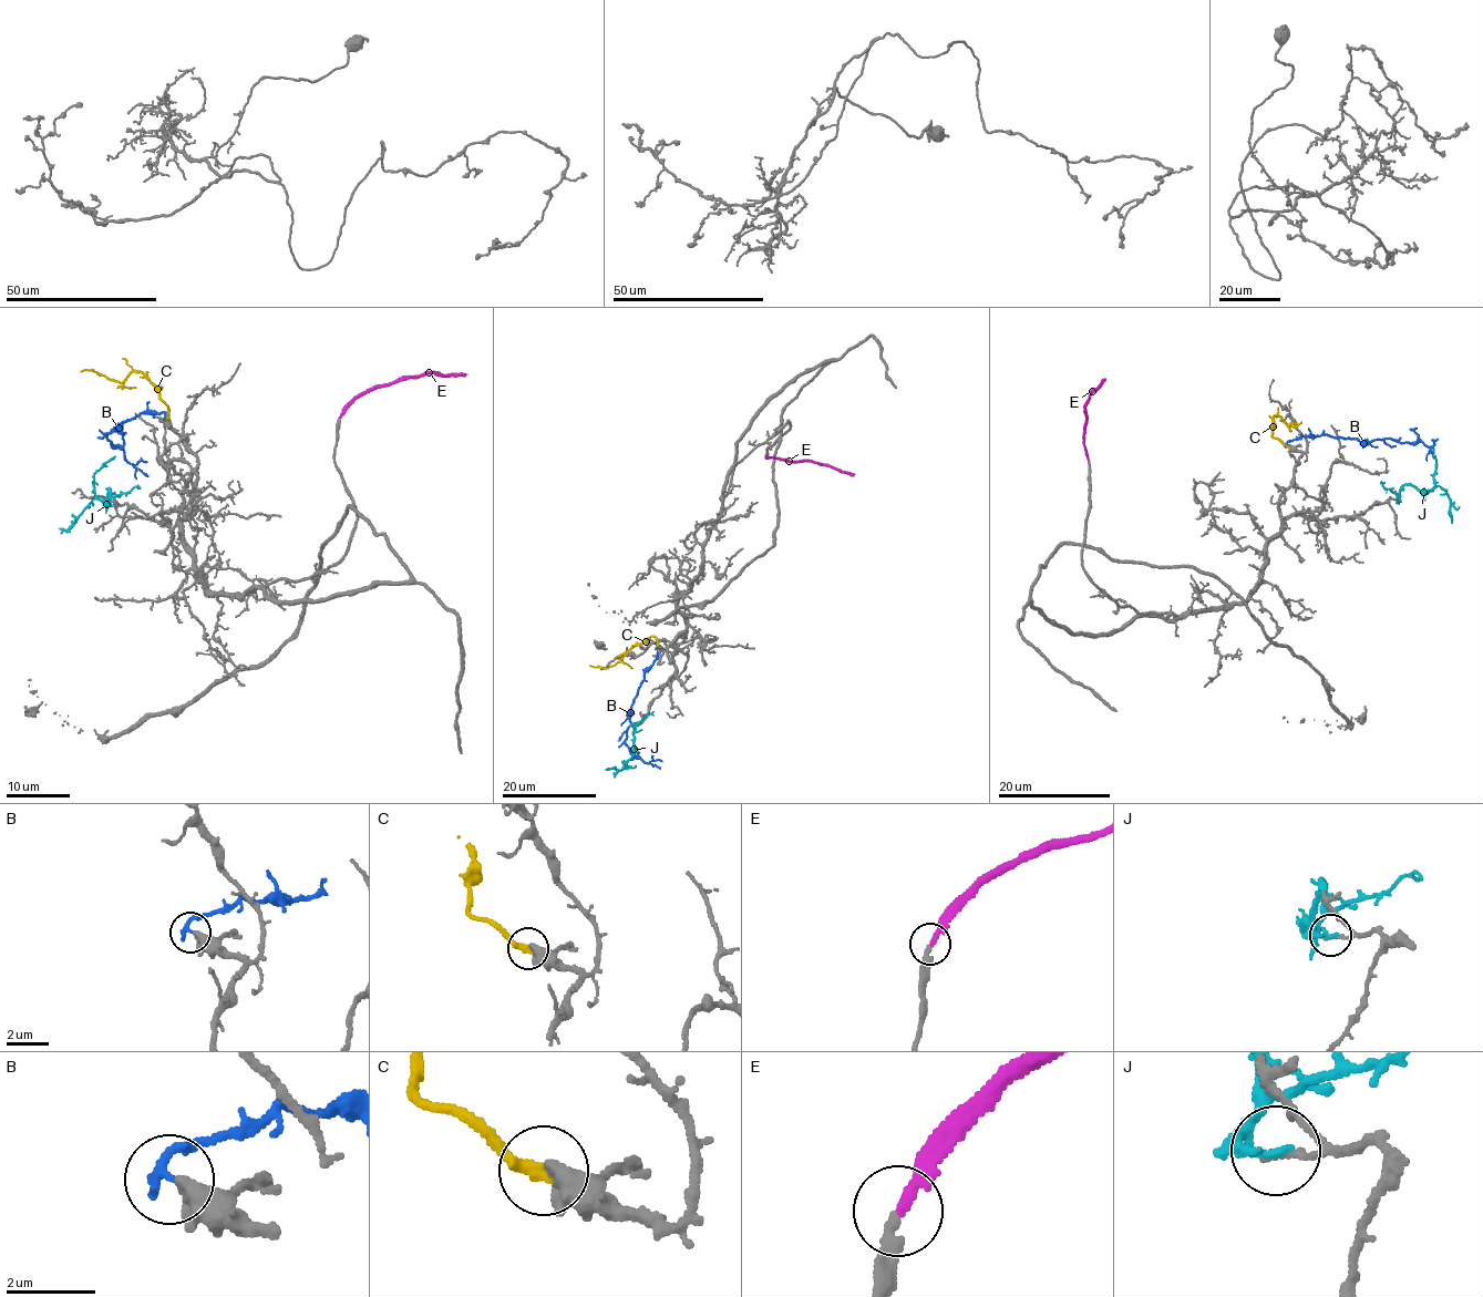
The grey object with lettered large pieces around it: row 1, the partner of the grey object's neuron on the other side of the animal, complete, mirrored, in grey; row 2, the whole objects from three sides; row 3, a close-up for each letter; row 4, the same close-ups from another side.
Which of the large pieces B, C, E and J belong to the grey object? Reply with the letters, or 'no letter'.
C, E

